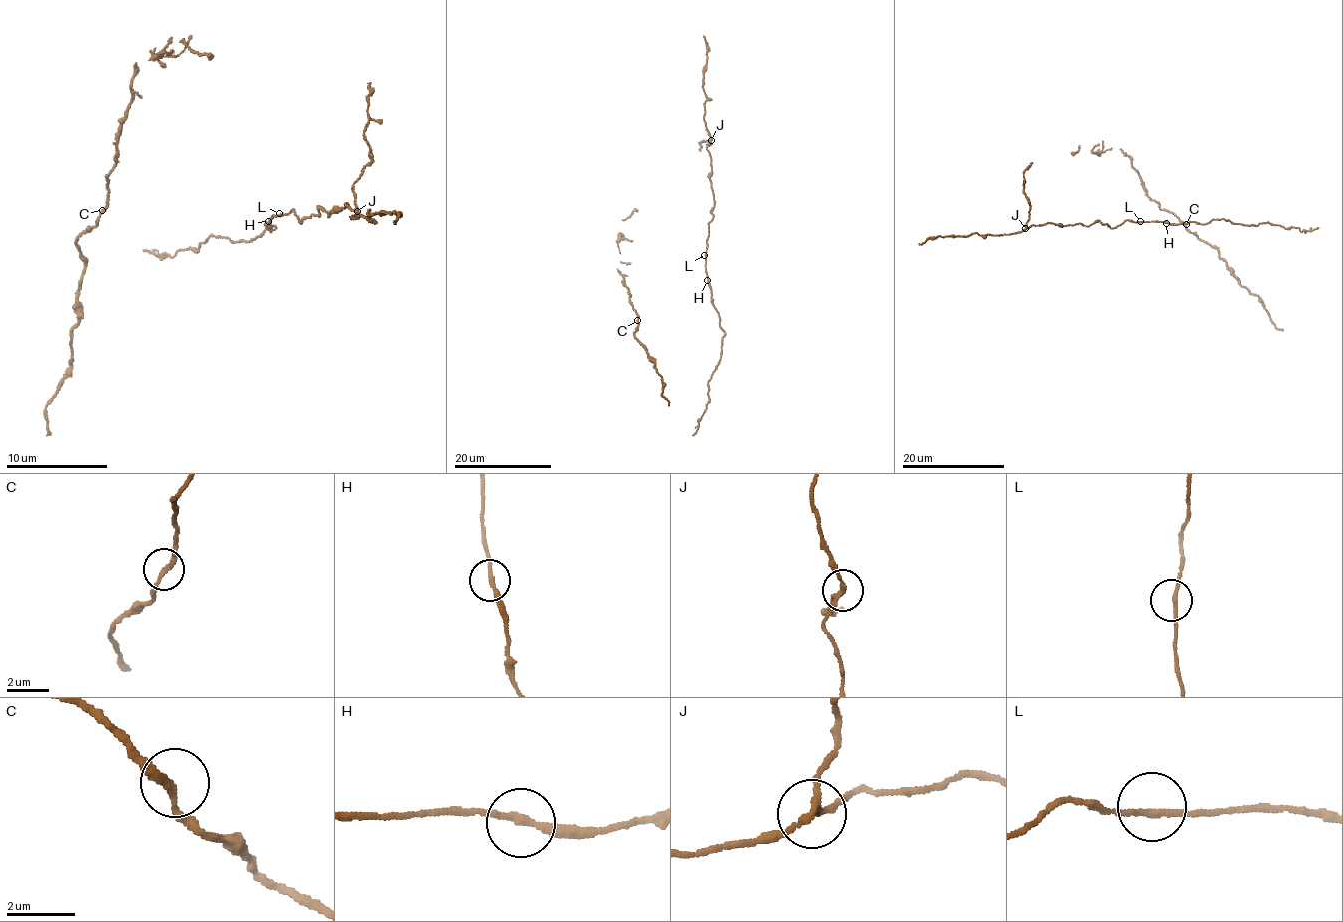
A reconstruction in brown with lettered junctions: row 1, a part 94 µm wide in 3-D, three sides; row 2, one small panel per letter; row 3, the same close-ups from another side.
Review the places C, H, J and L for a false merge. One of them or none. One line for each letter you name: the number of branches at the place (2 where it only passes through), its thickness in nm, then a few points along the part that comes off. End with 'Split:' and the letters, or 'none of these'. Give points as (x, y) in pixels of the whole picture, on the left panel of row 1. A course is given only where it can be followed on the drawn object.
J: 3 | 170 nm | (357, 211), (353, 183), (372, 160), (364, 137), (370, 83)
Split: J

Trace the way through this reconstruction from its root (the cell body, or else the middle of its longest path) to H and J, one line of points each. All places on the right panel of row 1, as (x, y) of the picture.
H: (1132, 220), (1166, 223)
J: (1132, 220), (1124, 220), (1113, 227), (1096, 220), (1088, 226), (1047, 222), (1026, 228)

